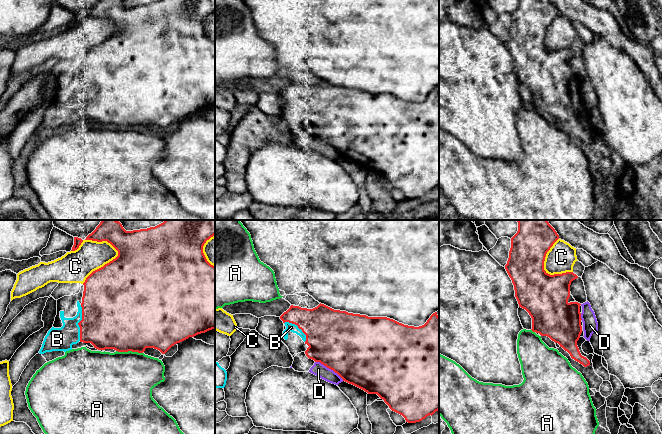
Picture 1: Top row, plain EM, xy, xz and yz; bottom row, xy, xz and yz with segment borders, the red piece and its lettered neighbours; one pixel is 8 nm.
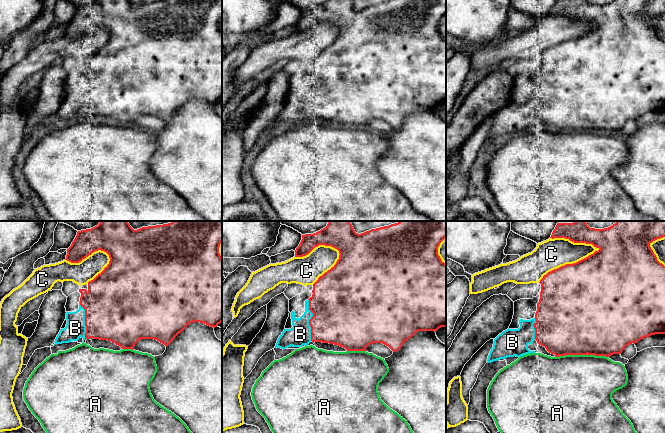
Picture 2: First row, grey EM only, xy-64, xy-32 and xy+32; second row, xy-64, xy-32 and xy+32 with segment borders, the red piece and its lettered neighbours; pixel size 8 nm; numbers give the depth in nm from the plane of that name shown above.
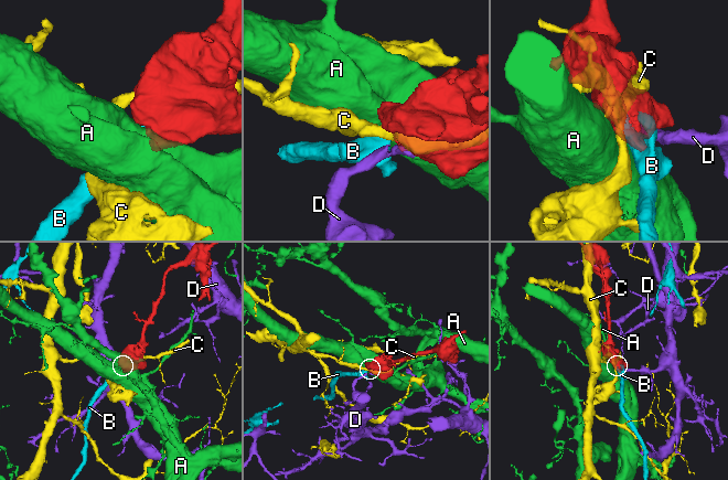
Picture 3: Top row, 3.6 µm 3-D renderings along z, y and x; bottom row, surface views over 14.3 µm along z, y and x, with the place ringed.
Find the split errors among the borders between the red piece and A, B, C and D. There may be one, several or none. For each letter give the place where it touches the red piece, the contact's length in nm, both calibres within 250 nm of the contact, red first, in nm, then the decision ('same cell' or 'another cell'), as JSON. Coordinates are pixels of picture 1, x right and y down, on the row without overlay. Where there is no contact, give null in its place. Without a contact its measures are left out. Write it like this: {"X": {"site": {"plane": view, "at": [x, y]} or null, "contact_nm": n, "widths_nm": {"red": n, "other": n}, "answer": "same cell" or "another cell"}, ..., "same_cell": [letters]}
{"A": {"site": {"plane": "xy", "at": [129, 126]}, "contact_nm": 220, "widths_nm": {"red": 500, "other": 460}, "answer": "another cell"}, "B": {"site": {"plane": "xy", "at": [78, 99]}, "contact_nm": 280, "widths_nm": {"red": 440, "other": 190}, "answer": "same cell"}, "C": {"site": {"plane": "xy", "at": [107, 39]}, "contact_nm": 400, "widths_nm": {"red": 500, "other": 240}, "answer": "another cell"}, "D": {"site": {"plane": "xz", "at": [329, 144]}, "contact_nm": 280, "widths_nm": {"red": 500, "other": 110}, "answer": "another cell"}, "same_cell": ["B"]}

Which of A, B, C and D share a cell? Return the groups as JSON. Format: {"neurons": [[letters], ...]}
{"neurons": [["A"], ["B"], ["C"], ["D"]]}

